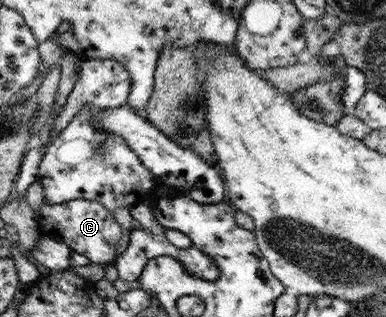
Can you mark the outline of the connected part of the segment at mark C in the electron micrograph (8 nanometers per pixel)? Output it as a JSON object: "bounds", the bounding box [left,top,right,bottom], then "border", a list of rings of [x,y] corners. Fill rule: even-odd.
{"bounds":[35,199,123,264],"border":[[[73,199],[67,203],[46,204],[35,211],[36,225],[40,237],[57,240],[84,255],[93,264],[113,263],[117,257],[117,242],[121,240],[123,227],[115,221],[114,215],[101,203],[89,199]]]}

